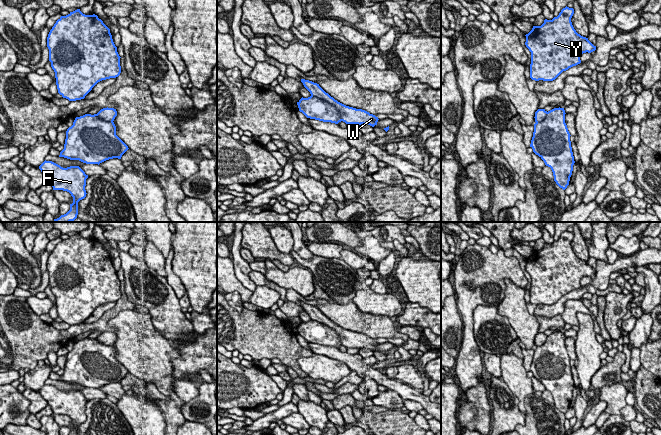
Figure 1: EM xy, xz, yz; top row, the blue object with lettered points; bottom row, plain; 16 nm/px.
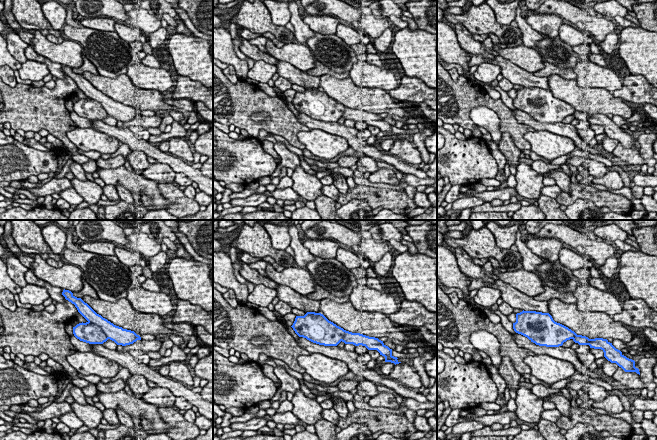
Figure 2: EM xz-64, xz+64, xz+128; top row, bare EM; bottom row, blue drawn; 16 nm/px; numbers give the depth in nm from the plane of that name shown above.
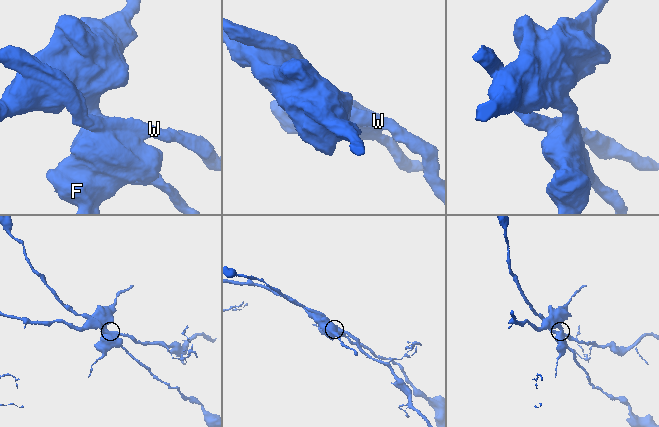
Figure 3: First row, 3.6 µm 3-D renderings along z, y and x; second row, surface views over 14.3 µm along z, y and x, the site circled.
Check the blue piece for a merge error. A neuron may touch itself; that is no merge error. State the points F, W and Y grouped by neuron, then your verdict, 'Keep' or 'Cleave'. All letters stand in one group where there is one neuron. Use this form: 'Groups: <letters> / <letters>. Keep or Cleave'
Groups: F Y / W. Cleave

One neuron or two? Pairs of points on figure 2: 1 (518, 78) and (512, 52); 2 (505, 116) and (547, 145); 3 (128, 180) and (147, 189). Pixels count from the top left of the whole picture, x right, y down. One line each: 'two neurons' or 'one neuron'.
1: two neurons
2: two neurons
3: one neuron

